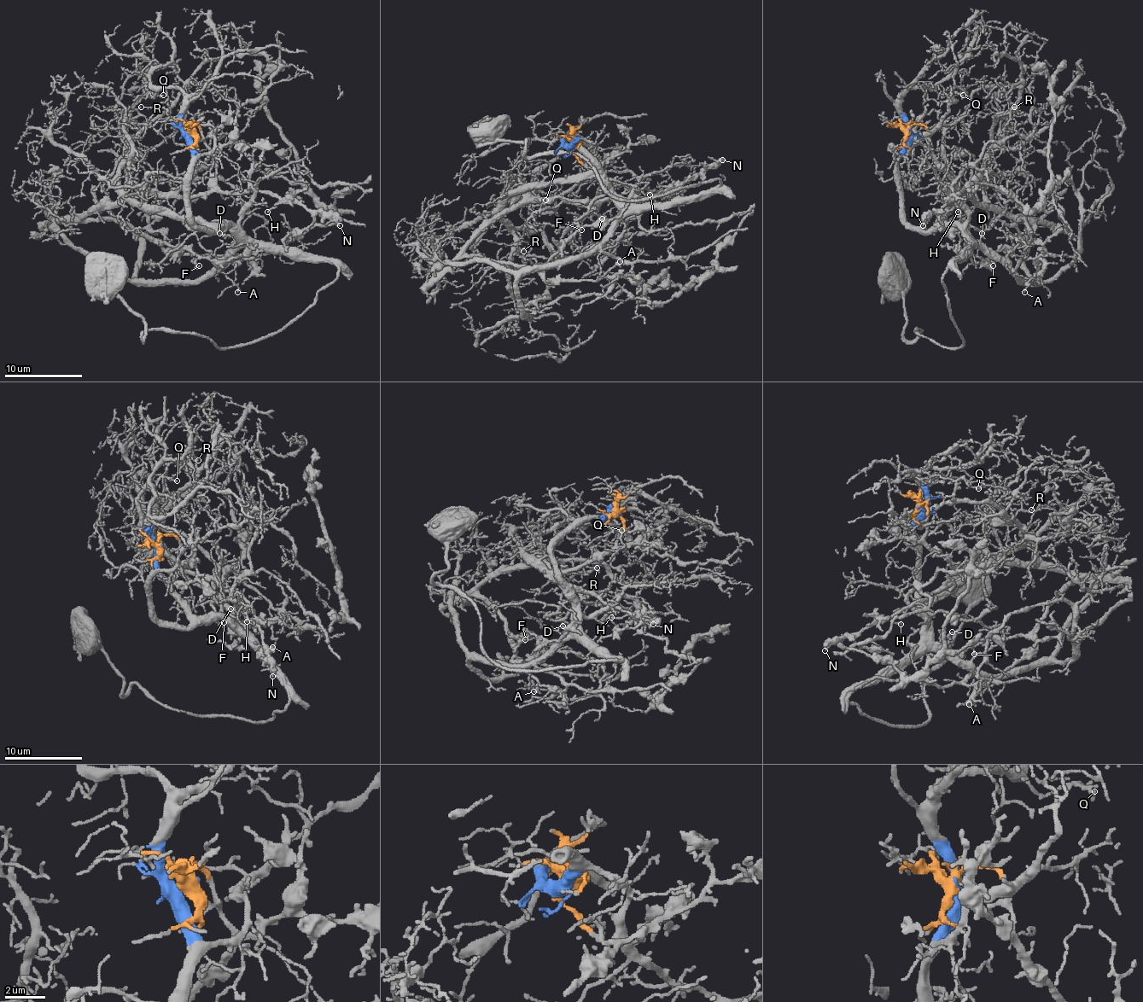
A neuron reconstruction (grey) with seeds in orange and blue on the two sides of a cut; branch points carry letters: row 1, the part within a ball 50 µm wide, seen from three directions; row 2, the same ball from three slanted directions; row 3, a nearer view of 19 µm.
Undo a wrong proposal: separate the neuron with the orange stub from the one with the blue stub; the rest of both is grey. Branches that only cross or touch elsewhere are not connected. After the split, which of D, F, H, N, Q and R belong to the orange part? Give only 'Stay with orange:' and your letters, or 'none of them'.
Stay with orange: F, H, N

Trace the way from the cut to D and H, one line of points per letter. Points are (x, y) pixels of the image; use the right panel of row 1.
D: (908, 132), (906, 150), (899, 161), (900, 214), (926, 232), (957, 226), (973, 238), (981, 238), (982, 234)
H: (908, 131), (916, 125), (926, 129), (932, 158), (963, 195), (963, 191), (955, 200), (957, 212)

